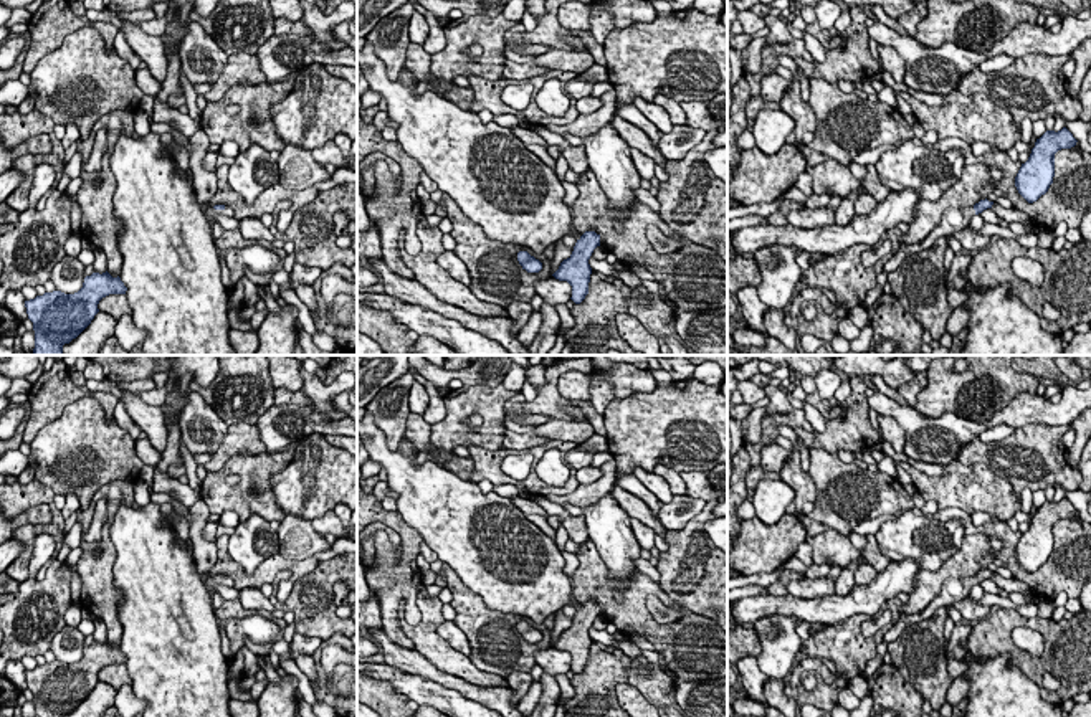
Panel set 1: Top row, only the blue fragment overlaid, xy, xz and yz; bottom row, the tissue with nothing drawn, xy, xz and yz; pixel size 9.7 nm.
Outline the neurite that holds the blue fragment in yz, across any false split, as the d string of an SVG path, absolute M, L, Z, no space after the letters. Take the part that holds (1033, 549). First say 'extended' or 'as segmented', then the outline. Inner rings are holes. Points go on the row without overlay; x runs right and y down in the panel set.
as segmented; M1066 497L1058 502L1046 501L1036 509L1028 530L1022 534L1015 547L1015 557L1028 573L1036 572L1053 553L1055 524L1061 519L1074 517L1076 512Z

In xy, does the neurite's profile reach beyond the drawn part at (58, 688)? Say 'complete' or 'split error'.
complete

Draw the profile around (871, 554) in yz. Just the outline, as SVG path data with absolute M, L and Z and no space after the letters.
M866 534L866 545L861 550L861 555L876 572L884 570L891 563L891 560L879 552L873 534Z

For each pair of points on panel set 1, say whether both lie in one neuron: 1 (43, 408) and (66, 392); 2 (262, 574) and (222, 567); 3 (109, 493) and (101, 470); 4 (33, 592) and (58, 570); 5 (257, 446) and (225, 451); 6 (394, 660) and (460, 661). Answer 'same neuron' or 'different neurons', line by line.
1: same neuron
2: same neuron
3: different neurons
4: same neuron
5: same neuron
6: different neurons

